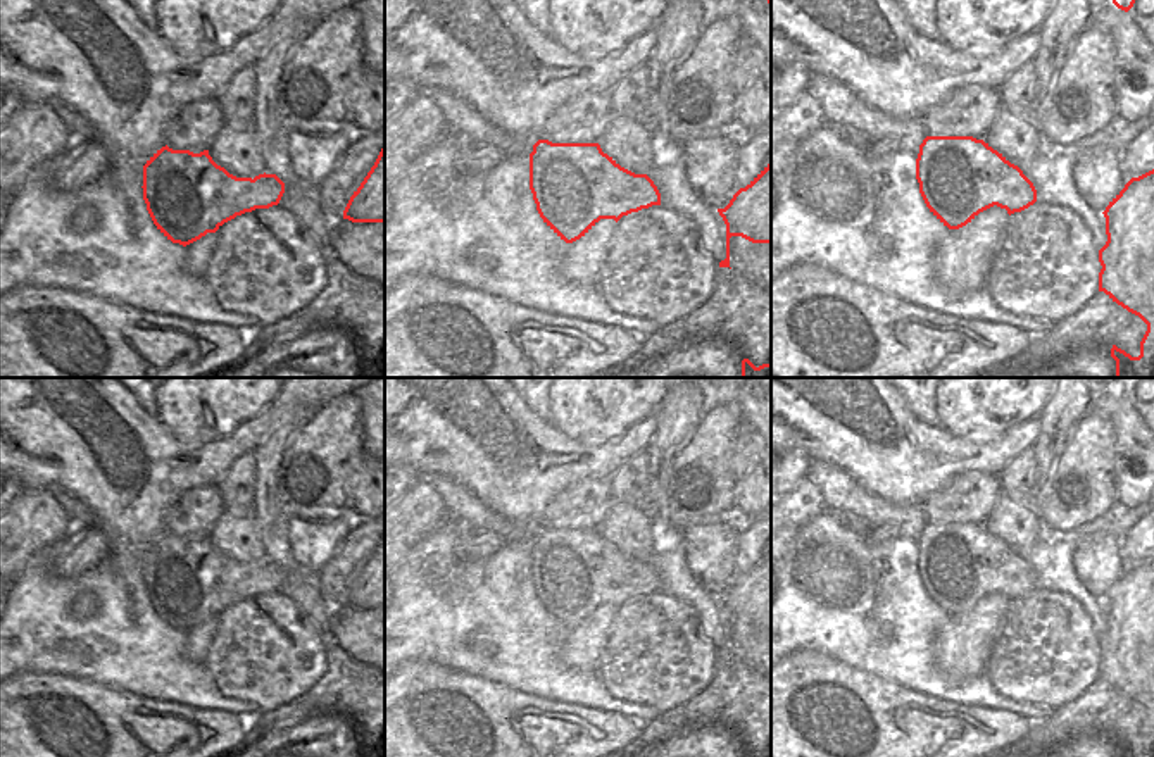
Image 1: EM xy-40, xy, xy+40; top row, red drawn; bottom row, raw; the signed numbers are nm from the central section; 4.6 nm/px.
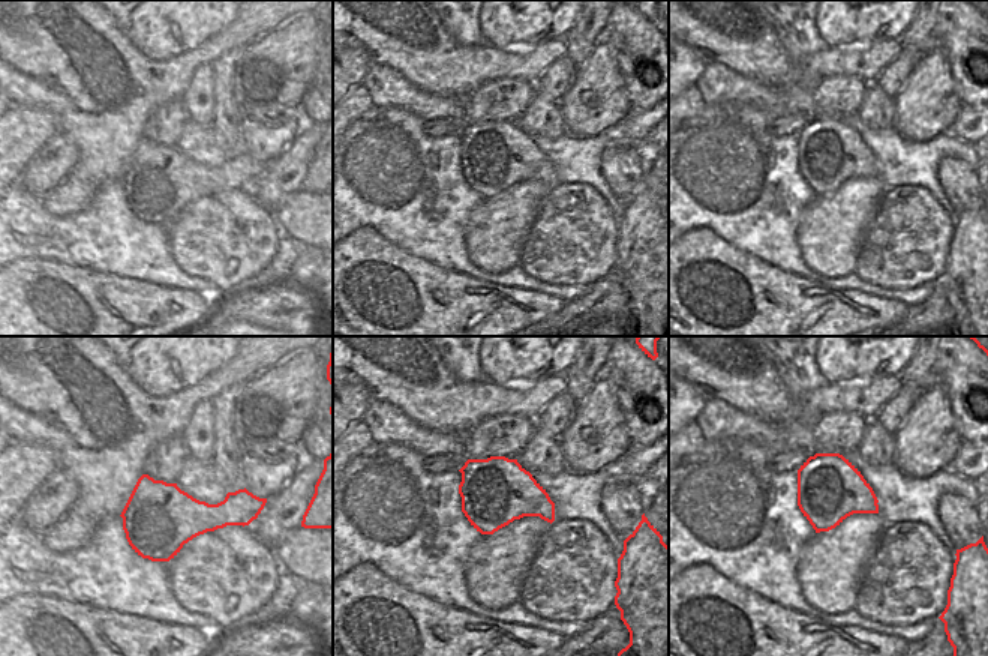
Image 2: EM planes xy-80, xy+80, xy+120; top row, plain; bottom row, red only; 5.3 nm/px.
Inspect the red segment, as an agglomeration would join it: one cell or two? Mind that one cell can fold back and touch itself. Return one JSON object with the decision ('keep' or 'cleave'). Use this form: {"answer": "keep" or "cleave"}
{"answer": "cleave"}

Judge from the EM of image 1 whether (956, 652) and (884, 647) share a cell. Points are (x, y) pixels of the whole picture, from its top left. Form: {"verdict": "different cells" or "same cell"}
{"verdict": "different cells"}

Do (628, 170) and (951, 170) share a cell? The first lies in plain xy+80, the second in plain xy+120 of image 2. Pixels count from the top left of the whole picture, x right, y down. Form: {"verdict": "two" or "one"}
{"verdict": "one"}

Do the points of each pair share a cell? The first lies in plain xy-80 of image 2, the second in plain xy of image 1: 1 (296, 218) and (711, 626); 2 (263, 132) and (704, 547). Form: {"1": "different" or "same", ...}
{"1": "different", "2": "same"}

